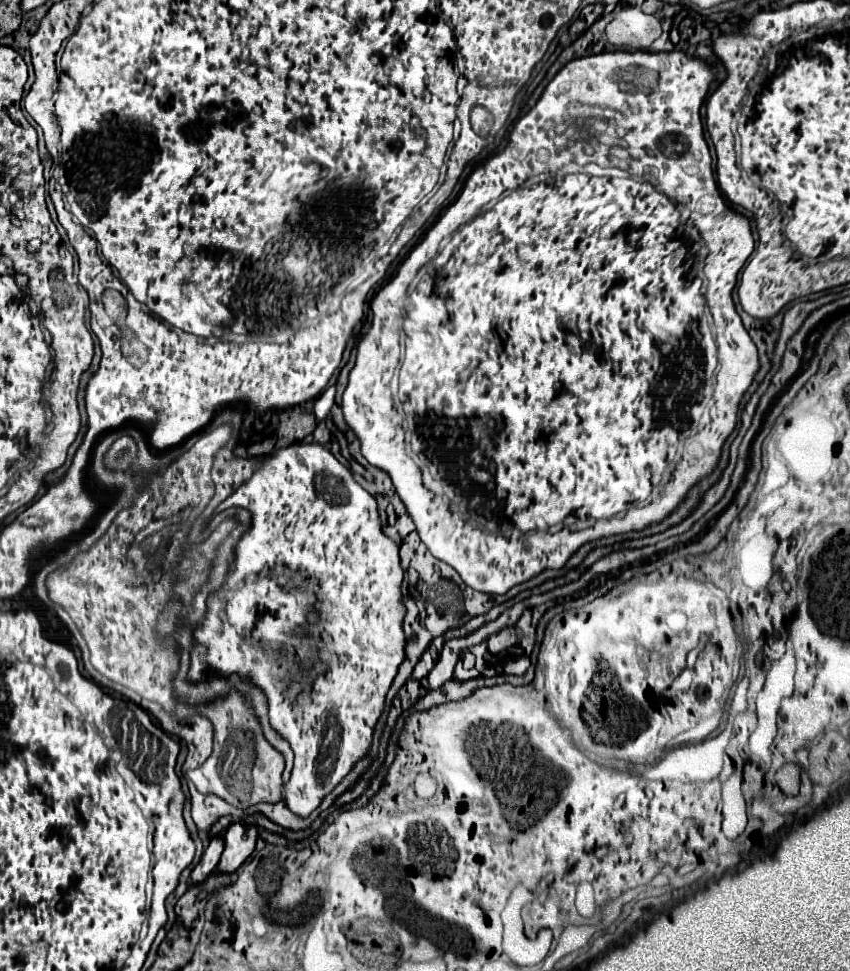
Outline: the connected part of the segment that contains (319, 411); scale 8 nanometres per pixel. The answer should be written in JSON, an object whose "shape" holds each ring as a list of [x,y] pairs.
{"shape":[[[327,387],[317,399],[315,399],[315,417],[321,421],[329,415],[331,407],[335,403],[335,387]]]}

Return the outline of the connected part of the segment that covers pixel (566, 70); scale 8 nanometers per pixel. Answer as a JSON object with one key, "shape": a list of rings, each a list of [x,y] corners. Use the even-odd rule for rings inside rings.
{"shape":[[[619,49],[619,51],[611,51],[611,52],[609,52],[609,51],[607,51],[607,52],[602,52],[602,53],[599,53],[599,54],[596,54],[596,55],[590,55],[590,56],[587,56],[587,57],[581,57],[581,58],[575,58],[575,59],[573,59],[573,60],[571,60],[571,61],[569,61],[569,63],[567,63],[567,65],[565,65],[565,67],[563,67],[563,69],[561,69],[561,71],[559,71],[559,73],[557,73],[557,75],[555,75],[555,79],[553,79],[553,81],[551,81],[551,83],[549,83],[549,85],[547,85],[547,89],[545,89],[545,91],[543,91],[543,95],[541,95],[541,99],[539,99],[539,101],[537,101],[537,105],[535,105],[535,107],[533,107],[533,109],[531,109],[531,111],[529,111],[529,113],[527,113],[527,115],[525,115],[525,117],[523,117],[523,119],[521,119],[521,121],[519,121],[519,123],[517,123],[517,125],[515,125],[515,127],[513,127],[513,131],[511,131],[511,137],[509,137],[509,145],[507,145],[507,146],[506,146],[506,148],[505,148],[505,149],[503,149],[503,151],[501,151],[501,153],[497,153],[497,155],[493,155],[493,157],[491,157],[491,159],[489,159],[489,161],[487,161],[487,163],[483,163],[483,165],[479,165],[479,167],[477,167],[477,169],[475,169],[475,171],[473,171],[473,173],[471,173],[471,177],[469,177],[469,179],[467,179],[467,183],[465,183],[465,189],[463,189],[463,190],[462,190],[462,191],[461,191],[461,193],[460,193],[460,195],[459,195],[459,197],[458,197],[458,198],[457,198],[457,200],[456,200],[456,201],[455,201],[455,202],[454,202],[454,203],[453,203],[453,204],[454,204],[454,205],[450,205],[450,206],[448,206],[448,207],[447,207],[447,208],[446,208],[446,210],[444,210],[444,212],[443,212],[443,214],[442,214],[442,215],[441,215],[441,217],[440,217],[440,218],[439,218],[439,219],[438,219],[438,221],[437,221],[437,222],[436,222],[436,223],[435,223],[435,224],[434,224],[434,225],[433,225],[433,226],[432,226],[432,227],[431,227],[431,228],[433,228],[433,229],[430,229],[430,230],[428,230],[428,231],[427,231],[427,233],[426,233],[426,234],[425,234],[425,236],[424,236],[424,238],[423,238],[423,239],[422,239],[422,241],[421,241],[421,242],[420,242],[420,243],[419,243],[419,244],[418,244],[418,245],[417,245],[417,246],[416,246],[416,247],[415,247],[415,248],[414,248],[414,249],[413,249],[413,250],[412,250],[412,251],[411,251],[411,252],[410,252],[410,254],[409,254],[409,255],[408,255],[408,257],[407,257],[407,258],[406,258],[406,259],[405,259],[405,260],[404,260],[404,261],[403,261],[403,263],[402,263],[402,264],[401,264],[401,266],[400,266],[400,268],[399,268],[399,269],[398,269],[398,271],[397,271],[397,273],[396,273],[396,274],[397,274],[397,276],[395,276],[395,277],[394,277],[394,278],[393,278],[393,279],[391,279],[391,280],[390,280],[390,281],[389,281],[389,283],[387,283],[387,285],[384,285],[384,286],[382,286],[382,287],[381,287],[381,288],[380,288],[380,291],[379,291],[379,293],[377,293],[377,295],[375,295],[375,299],[373,299],[373,301],[371,301],[371,311],[373,311],[373,321],[371,321],[371,327],[369,327],[369,331],[367,331],[367,333],[365,333],[365,335],[363,335],[363,339],[361,339],[361,343],[359,343],[359,347],[357,347],[357,361],[355,361],[355,367],[353,367],[353,371],[351,371],[351,373],[349,373],[349,385],[347,385],[347,389],[345,389],[345,393],[343,393],[343,415],[345,415],[345,421],[347,421],[347,425],[349,425],[349,427],[351,427],[351,429],[353,429],[353,431],[355,431],[355,435],[357,435],[357,437],[359,437],[359,441],[361,441],[361,453],[363,453],[363,457],[365,457],[365,459],[367,459],[367,461],[369,461],[369,463],[371,463],[371,465],[375,465],[375,467],[381,467],[381,469],[383,469],[383,471],[387,471],[387,473],[389,473],[389,475],[391,475],[391,479],[393,479],[393,485],[395,485],[395,491],[397,491],[397,495],[399,495],[399,497],[401,497],[401,499],[403,499],[403,503],[405,503],[405,507],[407,507],[407,511],[409,511],[409,515],[411,515],[411,519],[413,519],[413,521],[415,521],[415,525],[417,525],[417,531],[419,531],[419,537],[421,537],[421,541],[423,541],[423,543],[425,543],[425,545],[427,545],[427,549],[429,549],[429,551],[431,551],[431,555],[433,555],[433,557],[437,557],[437,559],[441,559],[441,561],[445,561],[445,563],[449,563],[449,565],[451,565],[451,567],[453,567],[453,569],[455,569],[455,571],[457,571],[457,573],[459,573],[459,575],[461,575],[461,579],[463,579],[463,581],[465,581],[465,583],[469,583],[469,587],[473,587],[473,589],[475,589],[475,591],[483,591],[483,593],[493,593],[493,595],[503,595],[503,593],[507,593],[507,591],[509,591],[509,589],[511,589],[511,587],[513,587],[513,585],[517,585],[517,583],[523,583],[523,581],[527,581],[527,579],[531,579],[531,577],[535,577],[535,575],[537,575],[537,573],[541,573],[541,571],[543,571],[543,569],[559,569],[559,567],[563,567],[563,565],[565,565],[565,561],[567,561],[567,559],[569,559],[569,555],[571,555],[571,553],[575,553],[575,551],[577,551],[577,549],[579,549],[579,547],[581,547],[581,545],[583,545],[583,543],[587,543],[587,541],[591,541],[591,539],[593,539],[593,537],[601,537],[601,535],[609,535],[609,533],[621,533],[621,531],[623,531],[623,529],[625,529],[625,531],[633,531],[633,529],[643,529],[643,527],[647,527],[647,525],[649,525],[649,523],[655,523],[655,521],[661,521],[661,519],[663,519],[663,517],[665,517],[665,515],[669,515],[669,513],[671,513],[671,511],[673,511],[673,509],[676,509],[676,508],[677,508],[677,506],[678,506],[678,505],[679,505],[679,504],[680,504],[680,503],[681,503],[681,502],[682,502],[682,501],[683,501],[683,500],[684,500],[684,498],[685,498],[685,496],[686,496],[686,494],[687,494],[687,492],[688,492],[688,491],[689,491],[689,489],[690,489],[690,488],[691,488],[691,487],[692,487],[692,486],[693,486],[693,485],[695,485],[695,484],[696,484],[696,483],[697,483],[697,482],[699,482],[699,481],[700,481],[700,480],[701,480],[701,479],[702,479],[702,478],[703,478],[703,477],[705,477],[705,476],[707,476],[707,473],[709,473],[709,471],[711,471],[711,469],[713,469],[713,467],[715,467],[715,465],[717,465],[717,461],[719,461],[719,453],[721,453],[721,445],[723,445],[723,441],[725,441],[725,439],[727,439],[727,437],[729,437],[729,433],[731,433],[731,431],[733,431],[733,427],[735,427],[735,423],[737,423],[737,405],[739,405],[739,401],[741,401],[741,397],[743,397],[743,393],[745,393],[745,391],[747,391],[747,389],[749,389],[749,385],[751,385],[751,381],[753,381],[753,375],[755,375],[755,373],[757,373],[757,369],[759,369],[759,357],[757,357],[757,347],[755,347],[755,343],[753,343],[753,341],[751,341],[751,337],[749,337],[749,333],[747,333],[747,331],[745,331],[745,327],[743,327],[743,323],[741,323],[741,317],[739,317],[739,313],[737,313],[737,311],[735,311],[735,303],[733,303],[733,297],[731,297],[731,293],[733,293],[733,287],[735,287],[735,283],[737,283],[737,273],[739,273],[739,269],[741,269],[741,267],[743,267],[743,265],[745,265],[745,261],[747,261],[747,257],[749,257],[749,255],[751,255],[751,253],[753,253],[753,237],[751,237],[751,225],[749,225],[749,219],[747,219],[747,217],[745,217],[745,215],[741,215],[741,213],[739,213],[739,211],[735,211],[735,210],[734,210],[734,209],[732,209],[732,208],[731,208],[731,206],[729,206],[729,205],[728,205],[728,204],[727,204],[727,202],[726,202],[726,200],[725,200],[725,199],[724,199],[724,197],[723,197],[723,195],[722,195],[722,194],[721,194],[721,191],[720,191],[720,190],[719,190],[719,189],[718,189],[718,185],[717,185],[717,182],[716,182],[716,179],[715,179],[715,176],[714,176],[714,173],[713,173],[713,169],[711,169],[711,153],[709,153],[709,147],[707,147],[707,143],[705,143],[705,135],[703,135],[703,123],[701,123],[701,115],[699,115],[699,111],[701,111],[701,105],[703,105],[703,101],[705,101],[705,97],[707,97],[707,95],[709,95],[709,87],[711,87],[711,83],[713,83],[713,81],[715,81],[715,77],[717,77],[717,75],[715,75],[715,71],[713,71],[713,65],[711,65],[711,63],[709,63],[709,61],[707,61],[707,59],[703,59],[703,57],[697,57],[697,55],[691,55],[691,53],[687,53],[687,51],[681,51],[681,49],[675,49],[675,51],[661,51],[661,53],[649,53],[649,51],[621,51],[621,49]],[[591,121],[603,121],[603,123],[605,123],[605,125],[607,125],[607,129],[605,129],[605,131],[603,131],[603,133],[593,133],[593,135],[589,135],[589,125],[591,125]],[[577,165],[581,165],[581,166],[580,166],[580,167],[581,167],[581,168],[582,168],[582,171],[581,171],[581,172],[578,172],[578,173],[577,173]],[[503,193],[507,193],[507,196],[505,196],[505,197],[504,197],[504,198],[502,198],[502,199],[501,199],[501,200],[499,200],[499,201],[498,201],[498,202],[497,202],[497,203],[496,203],[496,204],[495,204],[495,205],[494,205],[494,206],[493,206],[493,207],[489,207],[489,210],[488,210],[488,211],[481,211],[481,210],[482,210],[482,208],[483,208],[483,207],[484,207],[484,206],[485,206],[485,205],[487,205],[487,203],[489,203],[489,201],[495,201],[495,199],[499,199],[499,197],[501,197],[501,195],[503,195]],[[456,230],[457,230],[457,233],[459,233],[459,235],[455,235],[455,237],[457,237],[457,239],[453,239],[453,241],[451,241],[451,243],[447,243],[447,245],[445,245],[445,247],[443,247],[443,249],[441,249],[441,251],[439,251],[439,248],[440,248],[440,244],[441,244],[441,242],[442,242],[442,241],[443,241],[443,239],[444,239],[444,238],[446,238],[446,237],[447,237],[447,236],[449,236],[449,235],[450,235],[450,234],[452,234],[452,233],[453,233],[453,232],[455,232],[455,231],[456,231]],[[425,265],[427,265],[427,267],[425,267],[425,275],[423,275],[423,279],[421,279],[421,281],[419,281],[419,285],[417,285],[417,287],[415,287],[415,289],[413,289],[413,291],[411,291],[411,295],[409,295],[409,285],[411,285],[411,282],[412,282],[412,281],[413,281],[413,279],[415,279],[415,277],[417,277],[417,273],[418,273],[418,271],[419,271],[419,270],[420,270],[420,269],[421,269],[421,268],[422,268],[422,267],[423,267],[423,266],[425,266]],[[718,355],[719,355],[719,373],[717,373],[717,387],[715,387],[715,367],[717,367],[717,363],[718,363]],[[713,387],[715,387],[715,395],[713,395],[713,397],[715,397],[715,405],[713,405],[713,407],[711,407],[711,421],[709,421],[709,423],[707,423],[707,425],[705,425],[705,427],[703,427],[703,429],[701,429],[701,431],[699,431],[699,433],[697,433],[697,435],[695,435],[695,437],[691,437],[691,441],[689,441],[689,443],[687,443],[687,447],[685,447],[685,453],[683,453],[683,457],[681,457],[681,459],[679,459],[679,463],[677,463],[677,467],[676,467],[676,469],[675,469],[675,470],[674,470],[674,472],[673,472],[673,473],[671,473],[671,479],[669,479],[669,481],[667,481],[667,483],[663,483],[663,485],[661,485],[661,491],[659,491],[659,495],[657,495],[657,497],[653,497],[653,501],[651,501],[651,503],[649,503],[649,505],[645,505],[645,507],[633,507],[633,505],[635,505],[635,503],[637,503],[637,501],[639,501],[639,499],[646,499],[646,498],[647,498],[647,495],[650,495],[650,493],[651,493],[651,490],[653,490],[653,489],[654,489],[654,488],[655,488],[655,487],[657,487],[657,486],[659,486],[659,485],[660,485],[660,484],[661,484],[661,483],[662,483],[662,481],[663,481],[663,479],[661,479],[661,473],[663,473],[663,469],[665,469],[665,465],[667,465],[667,459],[669,459],[669,455],[675,455],[675,449],[677,449],[677,443],[679,443],[679,441],[681,441],[681,439],[683,439],[683,435],[685,435],[685,433],[689,433],[689,431],[693,431],[693,427],[695,427],[695,425],[697,425],[697,421],[699,421],[699,419],[701,419],[701,413],[703,413],[703,411],[701,411],[701,407],[705,407],[705,403],[707,403],[707,399],[709,399],[709,397],[711,397],[711,393],[713,393]],[[559,389],[567,389],[567,393],[565,393],[565,395],[563,395],[563,397],[561,397],[561,393],[559,393]],[[395,401],[398,401],[398,402],[399,402],[399,404],[400,404],[400,407],[399,407],[399,408],[398,408],[398,410],[397,410],[397,408],[396,408],[396,407],[395,407]],[[409,418],[413,418],[413,419],[414,419],[414,420],[415,420],[415,425],[416,425],[416,426],[417,426],[417,427],[415,427],[415,429],[417,429],[417,433],[419,433],[419,439],[421,439],[421,441],[423,441],[423,445],[425,445],[425,447],[423,447],[423,453],[425,453],[425,455],[427,455],[427,457],[429,457],[429,459],[431,459],[431,461],[433,461],[433,463],[435,463],[435,465],[437,465],[437,467],[439,467],[439,473],[441,473],[441,475],[443,475],[443,477],[447,477],[447,481],[449,481],[449,483],[451,483],[451,485],[453,485],[453,487],[455,487],[455,491],[457,491],[457,493],[459,493],[459,495],[463,495],[463,497],[465,497],[465,499],[467,499],[467,501],[469,501],[469,503],[471,503],[471,501],[475,501],[475,505],[477,505],[477,507],[473,507],[473,511],[475,511],[475,513],[477,513],[477,515],[483,515],[483,517],[485,517],[485,519],[487,519],[487,521],[493,521],[493,519],[495,519],[495,521],[497,521],[497,523],[499,523],[499,525],[503,525],[503,521],[505,521],[505,519],[509,519],[509,521],[513,521],[513,525],[515,525],[515,527],[517,527],[517,529],[519,529],[519,531],[523,531],[523,533],[527,533],[527,531],[535,531],[535,535],[527,535],[527,537],[525,537],[525,539],[523,539],[523,541],[515,541],[515,539],[507,539],[507,537],[499,537],[499,535],[493,535],[493,533],[489,533],[489,535],[487,535],[487,537],[485,537],[485,535],[483,535],[483,531],[479,531],[479,529],[475,529],[475,527],[473,527],[473,525],[471,525],[471,523],[465,523],[465,521],[457,521],[457,519],[455,519],[455,515],[453,515],[453,511],[451,511],[451,507],[449,507],[449,503],[445,503],[445,501],[443,501],[443,499],[441,499],[441,497],[439,497],[439,495],[435,495],[435,493],[433,493],[433,491],[429,491],[429,489],[427,489],[427,487],[425,487],[425,485],[423,485],[423,475],[421,475],[421,469],[419,469],[419,467],[417,467],[417,465],[415,465],[415,463],[413,463],[413,461],[411,461],[411,459],[409,459],[409,457],[407,457],[407,453],[405,453],[405,441],[406,441],[406,446],[407,446],[407,444],[408,444],[408,443],[409,443],[409,440],[408,440],[408,437],[407,437],[407,434],[414,434],[414,433],[415,433],[415,432],[411,432],[411,431],[408,431],[408,429],[406,429],[406,428],[405,428],[405,429],[403,429],[403,427],[404,427],[404,426],[405,426],[405,424],[406,424],[406,423],[407,423],[407,421],[408,421],[408,419],[409,419]],[[565,471],[567,471],[567,473],[569,473],[569,493],[565,493]],[[629,507],[633,507],[633,509],[631,509],[631,511],[629,511],[629,515],[627,515],[627,513],[625,513],[625,519],[621,519],[621,517],[613,517],[613,519],[611,519],[611,523],[609,523],[609,519],[605,519],[605,515],[607,515],[607,517],[611,517],[611,515],[617,515],[617,513],[623,513],[623,511],[627,511],[627,509],[629,509]],[[583,512],[587,512],[587,515],[589,515],[589,516],[591,516],[591,519],[601,519],[601,521],[595,521],[595,525],[593,525],[593,527],[587,527],[587,529],[581,529],[581,531],[569,531],[569,529],[561,529],[561,531],[559,531],[559,533],[549,533],[549,531],[537,531],[537,529],[549,529],[549,527],[551,527],[551,525],[557,525],[557,523],[565,523],[565,521],[571,521],[571,519],[573,519],[573,521],[575,521],[575,519],[585,519],[585,517],[583,517]]]}

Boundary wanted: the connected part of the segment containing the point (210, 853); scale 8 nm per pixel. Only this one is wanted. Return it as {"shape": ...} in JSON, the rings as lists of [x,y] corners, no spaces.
{"shape":[[[217,835],[217,837],[213,837],[209,841],[209,845],[207,845],[203,857],[201,857],[201,861],[195,865],[195,869],[191,873],[193,883],[201,883],[217,867],[219,859],[221,859],[221,853],[223,853],[223,837]]]}

